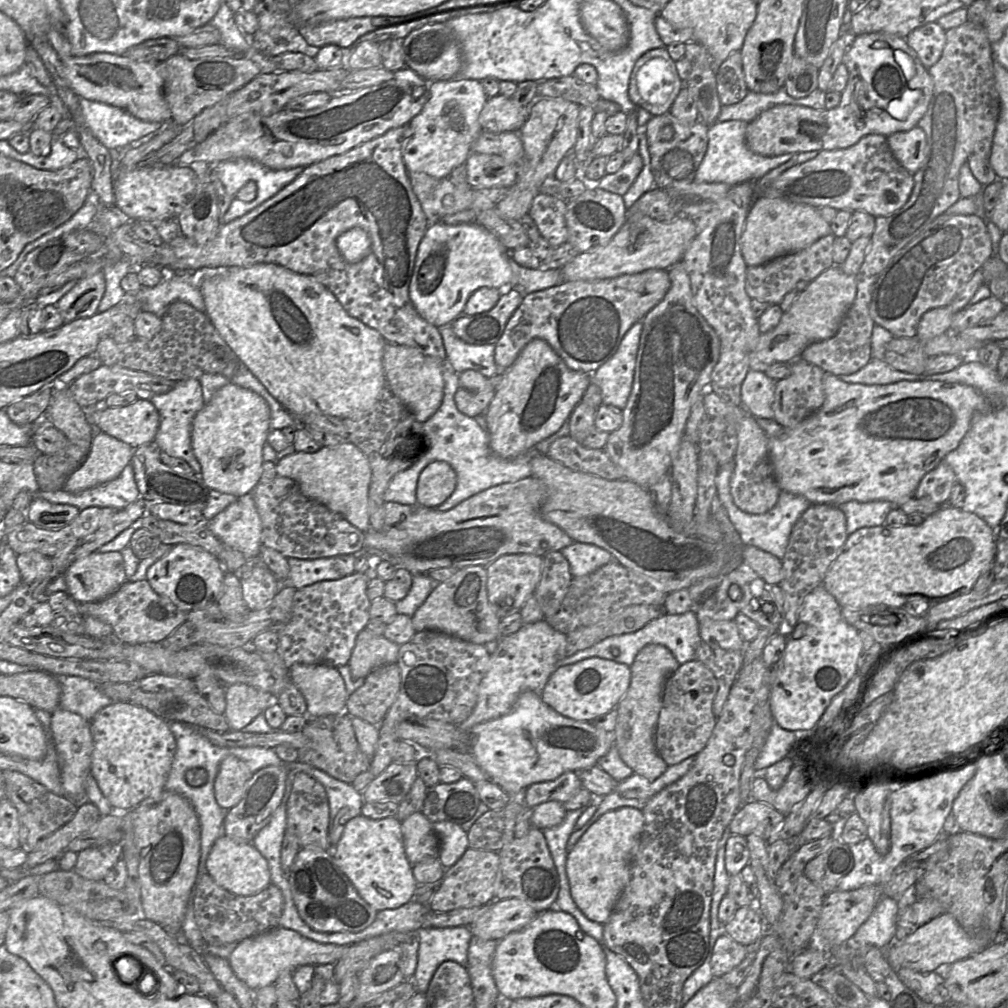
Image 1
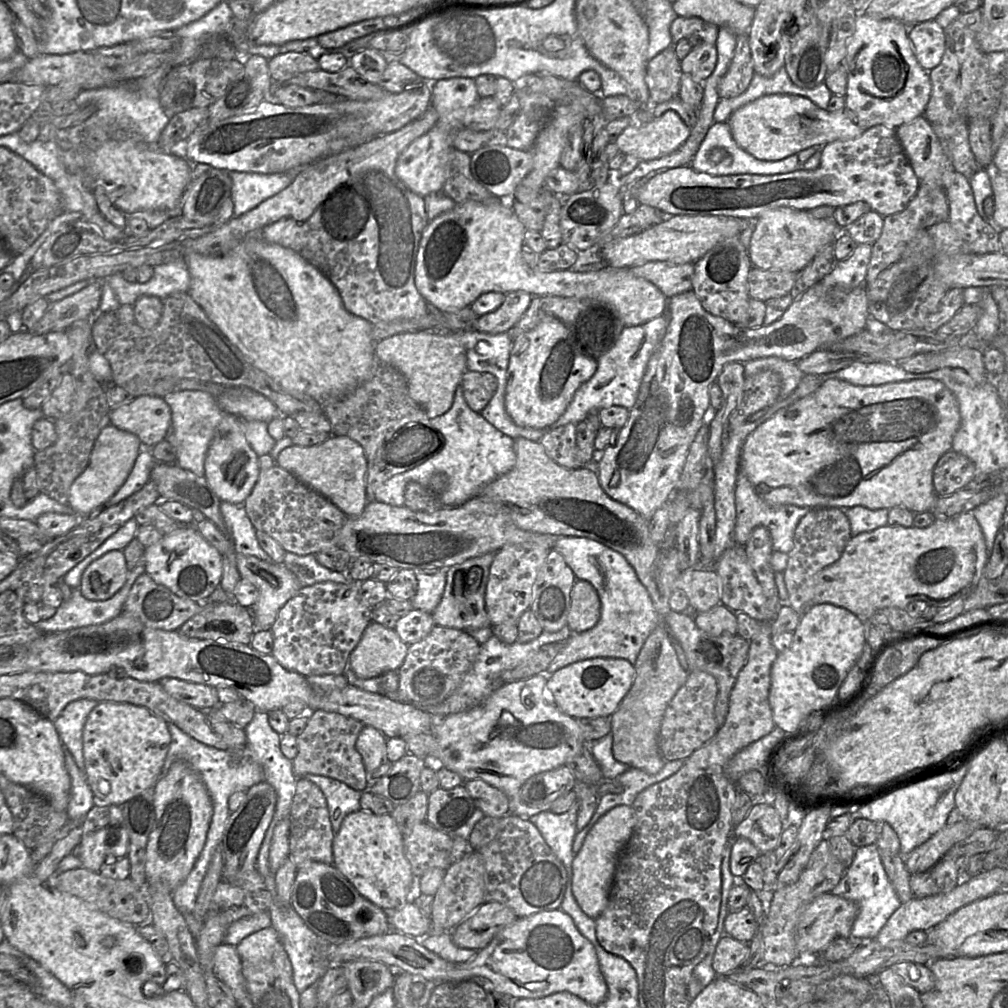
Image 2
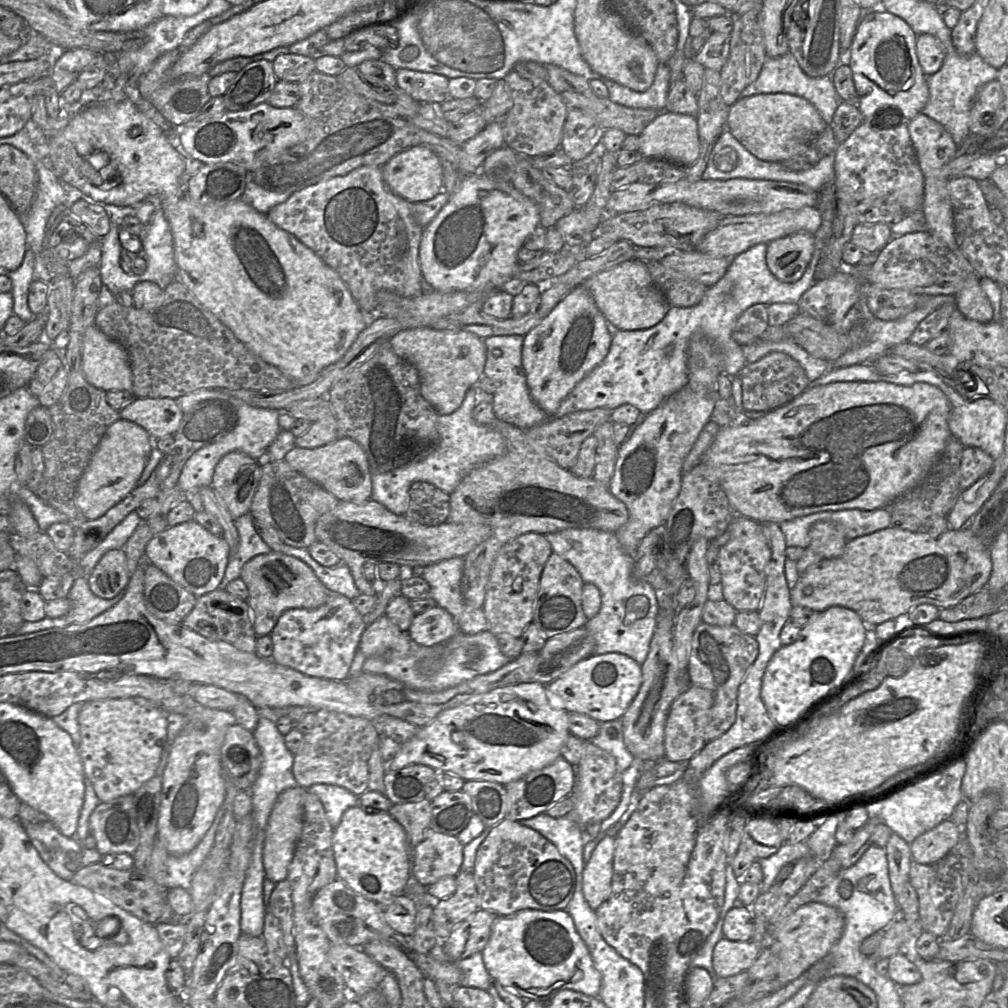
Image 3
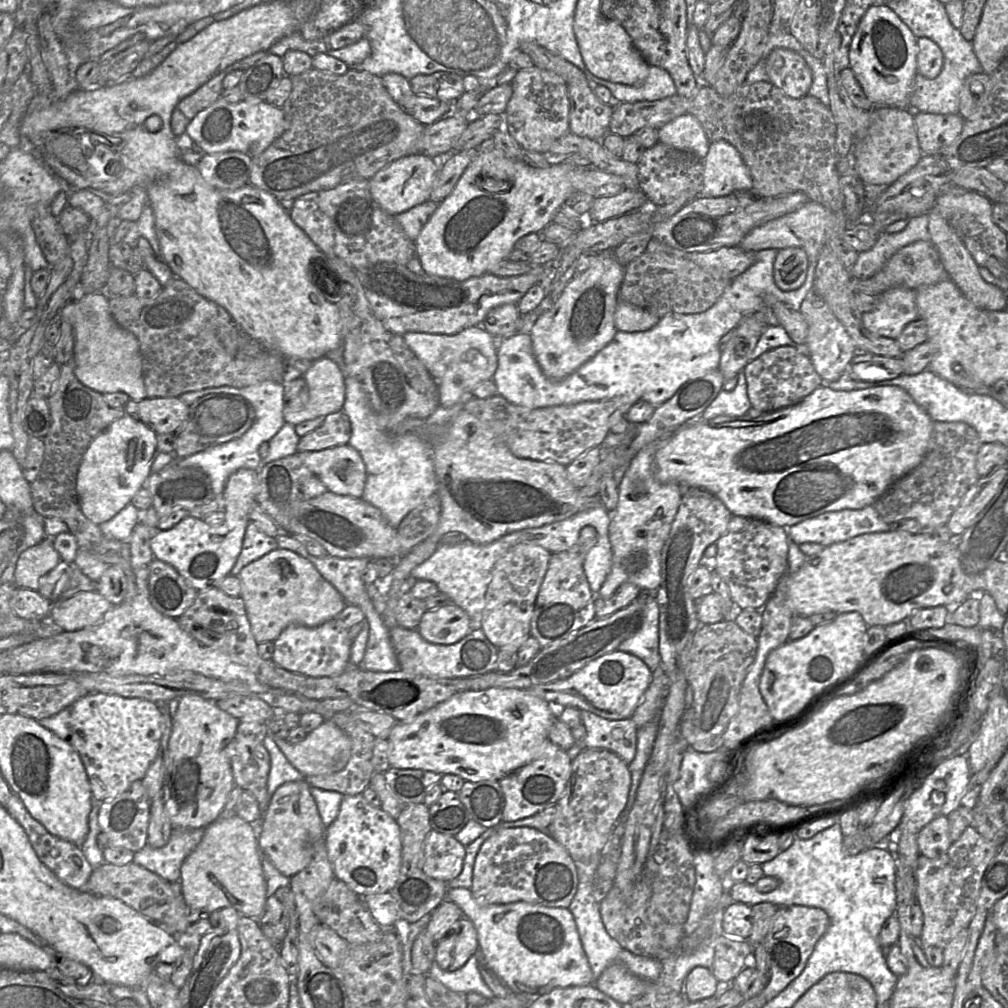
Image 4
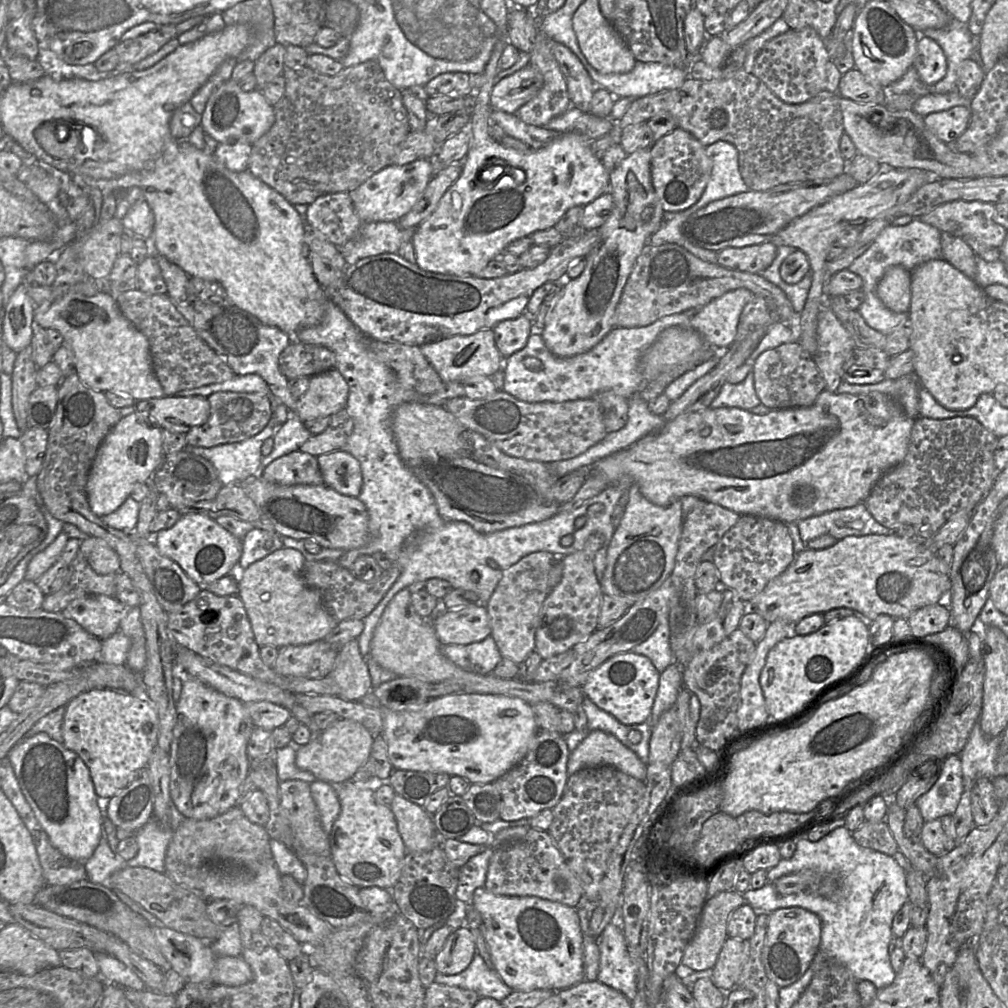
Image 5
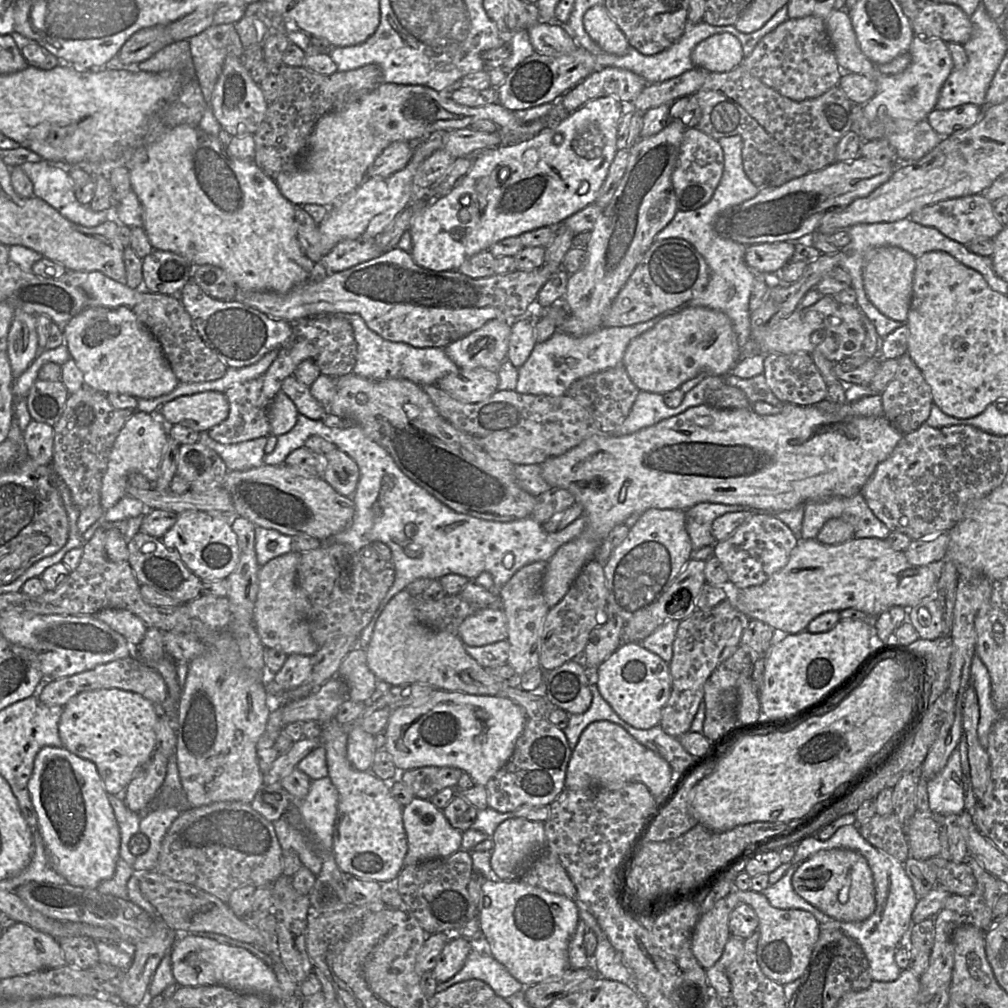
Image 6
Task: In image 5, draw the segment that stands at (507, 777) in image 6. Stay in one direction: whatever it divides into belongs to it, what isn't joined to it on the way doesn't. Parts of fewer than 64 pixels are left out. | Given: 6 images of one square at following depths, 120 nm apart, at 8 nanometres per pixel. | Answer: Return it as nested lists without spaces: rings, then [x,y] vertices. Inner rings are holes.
[[[539,729],[524,759],[493,782],[501,795],[500,819],[503,821],[529,819],[543,810],[553,809],[564,794],[570,753],[562,734]]]

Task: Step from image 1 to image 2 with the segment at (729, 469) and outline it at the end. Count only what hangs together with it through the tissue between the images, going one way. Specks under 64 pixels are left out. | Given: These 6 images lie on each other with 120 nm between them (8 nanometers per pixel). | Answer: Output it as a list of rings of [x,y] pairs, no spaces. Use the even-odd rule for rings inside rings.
[[[739,470],[736,480],[735,506],[734,541],[737,545],[745,545],[755,527],[765,526],[770,532],[773,550],[783,553],[789,553],[793,549],[795,529],[799,521],[812,509],[790,504],[777,506],[767,504],[758,496],[754,487],[741,470]]]

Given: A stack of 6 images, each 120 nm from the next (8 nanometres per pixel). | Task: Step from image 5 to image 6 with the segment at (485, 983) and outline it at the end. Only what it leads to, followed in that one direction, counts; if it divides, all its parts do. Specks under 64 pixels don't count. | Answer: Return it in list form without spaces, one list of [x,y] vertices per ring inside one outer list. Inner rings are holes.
[[[472,950],[463,968],[449,980],[437,983],[436,990],[437,992],[444,991],[454,984],[471,979],[485,982],[493,989],[496,996],[503,999],[525,988],[492,955]]]

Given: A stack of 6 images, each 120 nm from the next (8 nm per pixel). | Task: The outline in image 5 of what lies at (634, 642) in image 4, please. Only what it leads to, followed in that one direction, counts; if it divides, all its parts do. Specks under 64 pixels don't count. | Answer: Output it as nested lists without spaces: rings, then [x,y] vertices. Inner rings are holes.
[[[663,618],[653,634],[632,652],[650,659],[659,673],[674,663],[674,654],[670,646],[670,630],[668,618]]]

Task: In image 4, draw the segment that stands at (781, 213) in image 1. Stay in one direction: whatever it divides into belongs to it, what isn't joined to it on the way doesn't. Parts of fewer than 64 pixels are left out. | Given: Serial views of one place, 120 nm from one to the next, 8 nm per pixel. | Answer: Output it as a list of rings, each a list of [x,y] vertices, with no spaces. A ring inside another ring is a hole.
[[[799,247],[778,250],[774,261],[773,273],[776,285],[783,291],[800,288],[808,270],[808,257]]]

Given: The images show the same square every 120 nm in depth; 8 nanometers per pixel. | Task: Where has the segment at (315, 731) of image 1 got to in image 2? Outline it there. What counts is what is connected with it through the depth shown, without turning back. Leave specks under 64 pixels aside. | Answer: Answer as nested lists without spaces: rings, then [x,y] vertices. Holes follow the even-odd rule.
[[[310,710],[308,718],[306,728],[297,737],[298,755],[293,760],[296,777],[304,777],[307,774],[326,776],[362,793],[368,791],[370,777],[356,748],[358,736],[364,725],[354,718],[323,710]]]

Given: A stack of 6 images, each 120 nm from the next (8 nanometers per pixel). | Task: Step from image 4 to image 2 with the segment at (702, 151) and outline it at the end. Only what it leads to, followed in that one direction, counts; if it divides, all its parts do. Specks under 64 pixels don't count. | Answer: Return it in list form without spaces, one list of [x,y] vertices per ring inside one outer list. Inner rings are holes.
[[[667,111],[660,117],[648,123],[632,123],[614,140],[614,143],[625,155],[631,154],[640,161],[653,160],[666,156],[676,151],[690,136],[691,129],[674,111]]]

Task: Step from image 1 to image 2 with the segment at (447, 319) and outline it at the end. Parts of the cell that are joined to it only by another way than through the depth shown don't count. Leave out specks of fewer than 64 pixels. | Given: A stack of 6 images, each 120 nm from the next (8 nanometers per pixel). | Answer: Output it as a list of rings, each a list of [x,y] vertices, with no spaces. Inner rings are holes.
[[[494,199],[486,203],[468,200],[433,220],[422,233],[415,266],[415,286],[429,305],[440,312],[450,313],[470,306],[487,292],[508,293],[523,290],[532,296],[553,295],[578,299],[594,299],[604,302],[616,311],[624,326],[644,324],[666,311],[668,298],[650,281],[636,277],[630,268],[614,268],[608,265],[598,270],[577,272],[571,269],[540,272],[529,267],[521,255],[525,227],[518,219],[509,199]]]

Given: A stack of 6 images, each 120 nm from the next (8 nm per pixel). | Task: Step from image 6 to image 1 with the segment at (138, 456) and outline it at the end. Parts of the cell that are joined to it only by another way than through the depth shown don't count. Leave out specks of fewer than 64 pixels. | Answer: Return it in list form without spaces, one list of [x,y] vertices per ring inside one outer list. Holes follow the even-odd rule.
[[[95,432],[87,458],[69,476],[63,490],[78,493],[115,479],[129,465],[133,450],[104,432]]]

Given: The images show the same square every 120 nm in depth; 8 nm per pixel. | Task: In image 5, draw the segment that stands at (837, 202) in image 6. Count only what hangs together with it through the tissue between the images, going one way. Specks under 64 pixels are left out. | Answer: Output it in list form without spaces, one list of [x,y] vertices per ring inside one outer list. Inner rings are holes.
[[[846,171],[832,179],[788,183],[767,191],[736,194],[712,201],[693,213],[683,224],[682,232],[693,245],[716,252],[767,243],[794,219],[857,185]]]

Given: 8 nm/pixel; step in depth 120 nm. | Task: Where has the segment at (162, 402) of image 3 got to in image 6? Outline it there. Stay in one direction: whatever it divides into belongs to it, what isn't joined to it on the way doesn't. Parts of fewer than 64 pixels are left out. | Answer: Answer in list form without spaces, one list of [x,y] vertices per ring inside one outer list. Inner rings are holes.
[[[204,391],[177,397],[163,404],[158,413],[167,425],[184,425],[204,432],[227,418],[229,402],[224,392]]]

